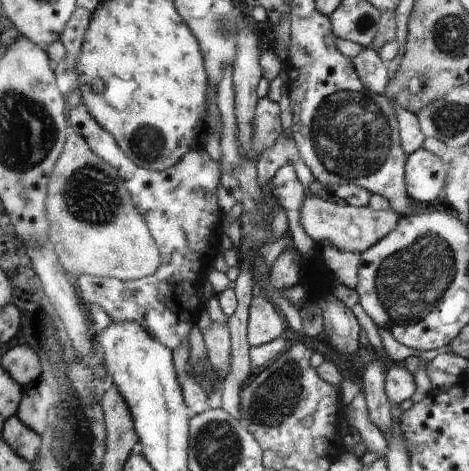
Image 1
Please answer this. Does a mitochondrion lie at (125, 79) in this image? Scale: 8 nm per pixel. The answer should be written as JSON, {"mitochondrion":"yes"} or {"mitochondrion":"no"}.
{"mitochondrion":"no"}

